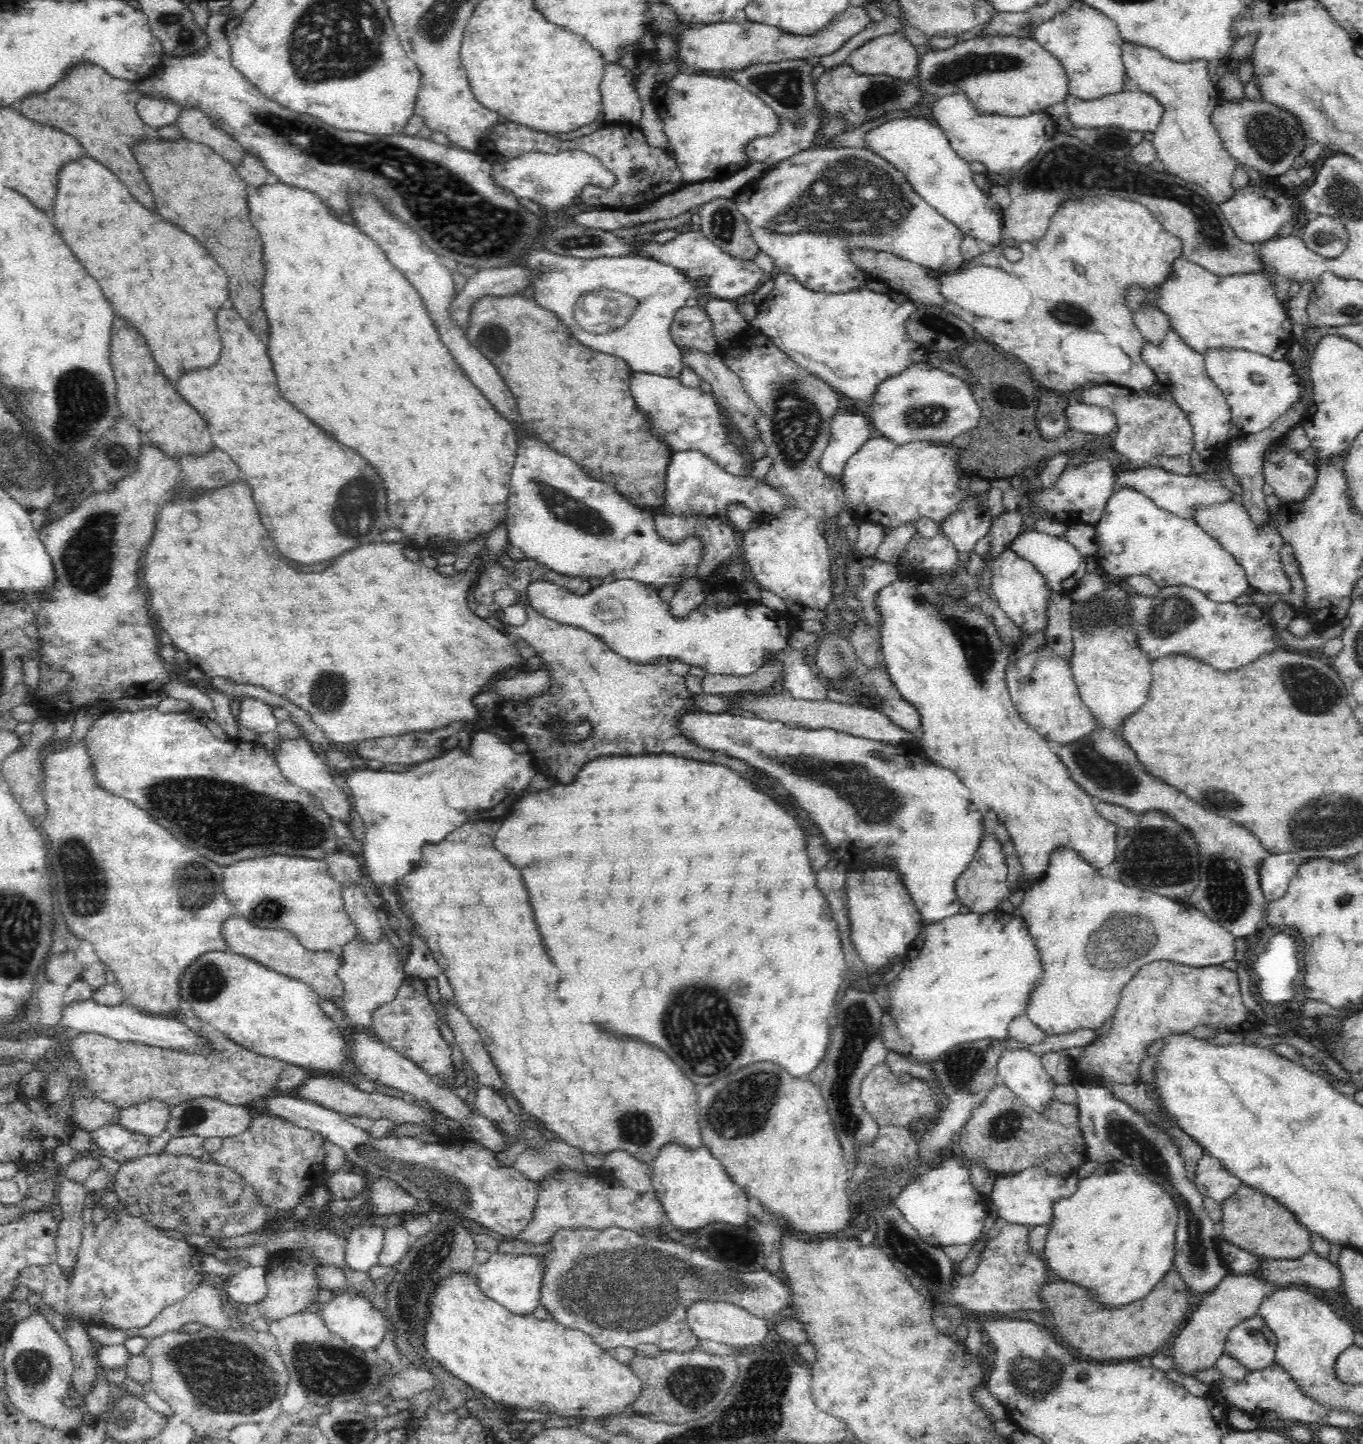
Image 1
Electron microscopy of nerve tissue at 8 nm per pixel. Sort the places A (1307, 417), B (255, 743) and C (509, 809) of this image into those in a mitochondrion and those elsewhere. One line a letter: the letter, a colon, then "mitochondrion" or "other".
A: other
B: other
C: other

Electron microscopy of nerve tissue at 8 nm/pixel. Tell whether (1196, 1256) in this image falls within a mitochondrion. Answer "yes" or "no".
yes

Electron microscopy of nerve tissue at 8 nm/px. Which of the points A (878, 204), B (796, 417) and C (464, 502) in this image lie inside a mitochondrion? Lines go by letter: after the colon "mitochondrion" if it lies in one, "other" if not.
A: mitochondrion
B: mitochondrion
C: other

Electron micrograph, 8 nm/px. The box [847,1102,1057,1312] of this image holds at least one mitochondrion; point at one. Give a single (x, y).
(908, 1253)

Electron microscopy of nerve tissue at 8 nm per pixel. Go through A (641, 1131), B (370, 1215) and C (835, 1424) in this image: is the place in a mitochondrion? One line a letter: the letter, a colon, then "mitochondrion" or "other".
A: mitochondrion
B: other
C: other

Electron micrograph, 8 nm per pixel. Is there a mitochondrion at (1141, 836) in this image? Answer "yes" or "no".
yes

